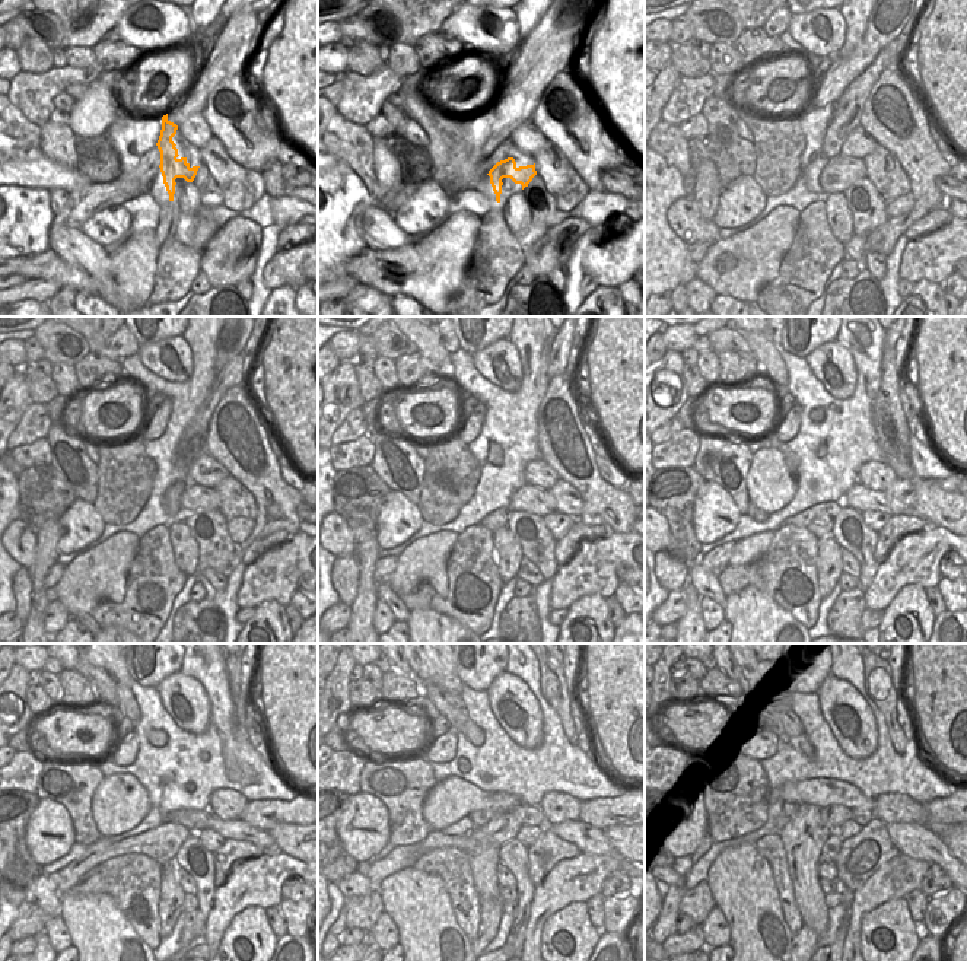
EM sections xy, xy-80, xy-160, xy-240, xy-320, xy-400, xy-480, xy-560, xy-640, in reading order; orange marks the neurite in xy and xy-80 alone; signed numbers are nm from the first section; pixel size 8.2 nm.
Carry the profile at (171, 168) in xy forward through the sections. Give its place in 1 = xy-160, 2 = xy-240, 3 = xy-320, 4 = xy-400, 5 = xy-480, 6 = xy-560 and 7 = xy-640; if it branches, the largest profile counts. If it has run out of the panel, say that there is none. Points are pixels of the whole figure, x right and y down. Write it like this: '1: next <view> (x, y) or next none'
1: next xy-160 (851, 174)
2: next xy-240 (202, 499)
3: next xy-320 (530, 499)
4: next xy-400 (859, 497)
5: next xy-480 (238, 830)
6: next xy-560 (588, 839)
7: next xy-640 (913, 840)

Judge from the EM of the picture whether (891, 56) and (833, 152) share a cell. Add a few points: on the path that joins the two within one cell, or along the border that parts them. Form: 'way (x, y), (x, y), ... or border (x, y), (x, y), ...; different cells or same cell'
way (868, 78), (853, 96), (839, 127); same cell

